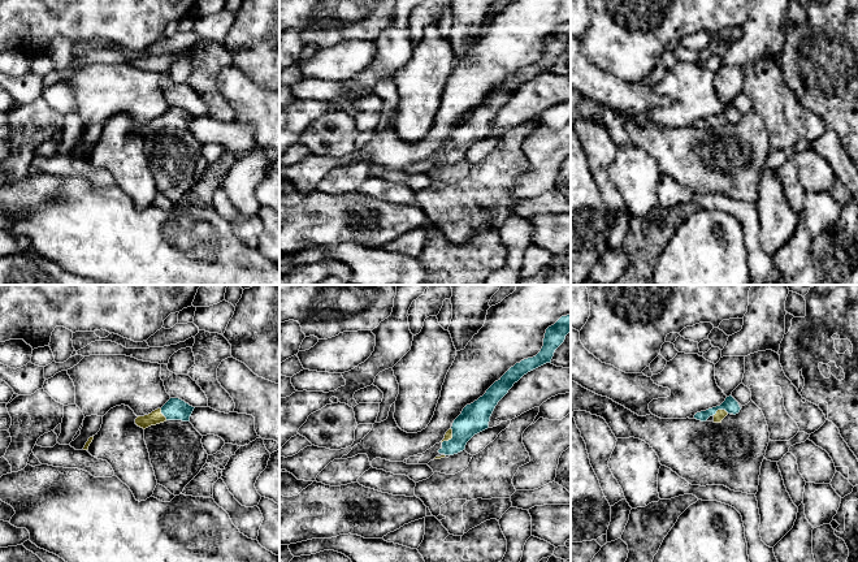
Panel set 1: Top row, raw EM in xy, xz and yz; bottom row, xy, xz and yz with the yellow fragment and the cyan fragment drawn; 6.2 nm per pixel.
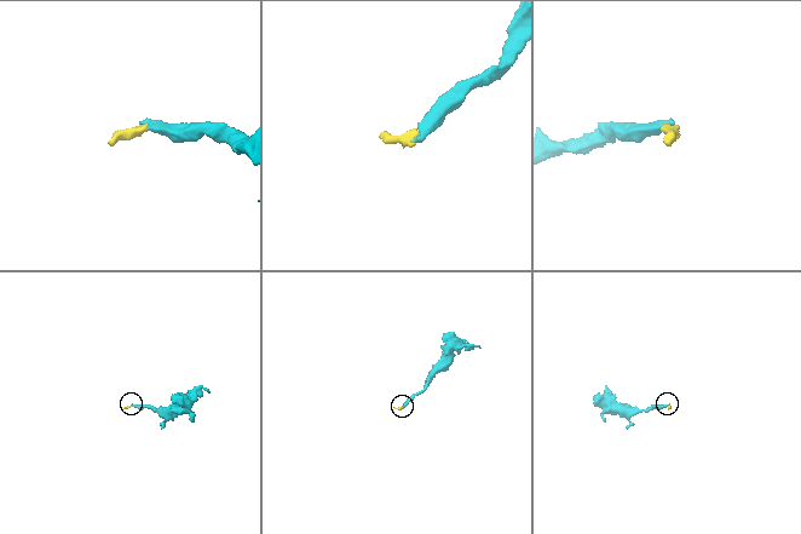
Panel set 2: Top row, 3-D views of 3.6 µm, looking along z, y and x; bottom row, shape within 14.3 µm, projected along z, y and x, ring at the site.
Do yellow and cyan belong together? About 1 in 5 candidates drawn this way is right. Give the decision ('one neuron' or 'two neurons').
one neuron

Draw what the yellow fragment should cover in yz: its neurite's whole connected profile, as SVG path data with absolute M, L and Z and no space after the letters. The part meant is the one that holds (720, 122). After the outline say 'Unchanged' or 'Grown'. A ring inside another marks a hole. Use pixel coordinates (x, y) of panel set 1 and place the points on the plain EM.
M727 105L725 109L716 116L708 117L706 120L697 121L694 124L694 127L706 130L710 125L714 126L714 131L722 131L722 129L728 124L728 122L738 122L741 118L738 111L732 105Z. Grown

